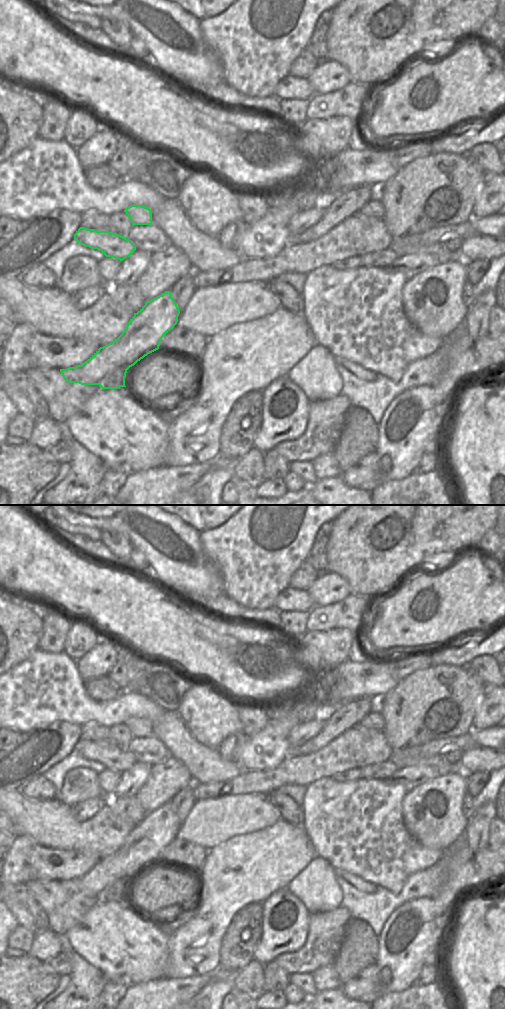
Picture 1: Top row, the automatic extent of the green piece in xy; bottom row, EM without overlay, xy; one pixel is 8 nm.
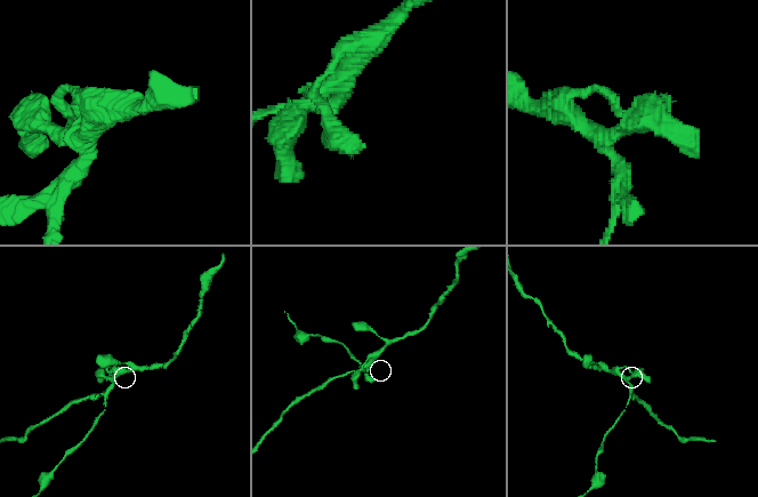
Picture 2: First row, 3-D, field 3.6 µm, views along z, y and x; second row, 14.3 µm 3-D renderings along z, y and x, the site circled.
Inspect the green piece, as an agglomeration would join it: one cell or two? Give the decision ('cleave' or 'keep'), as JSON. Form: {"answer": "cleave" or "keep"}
{"answer": "cleave"}

